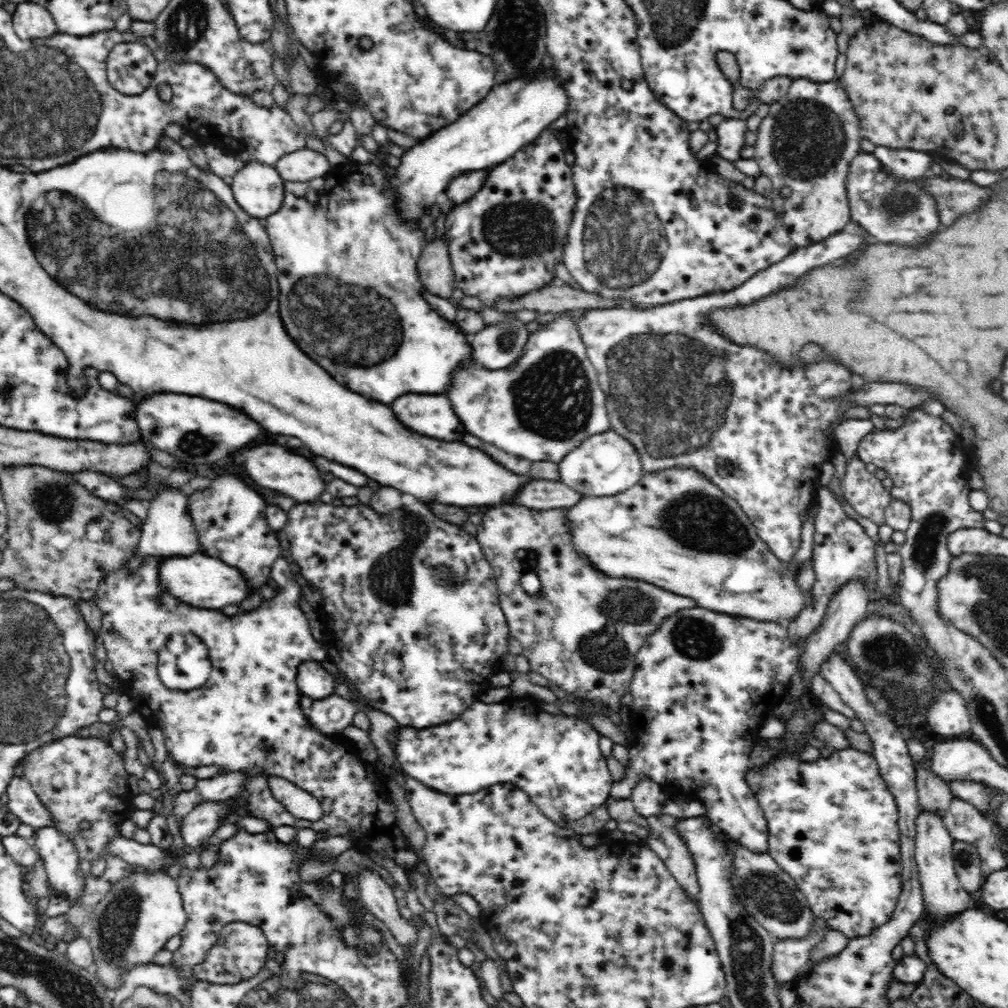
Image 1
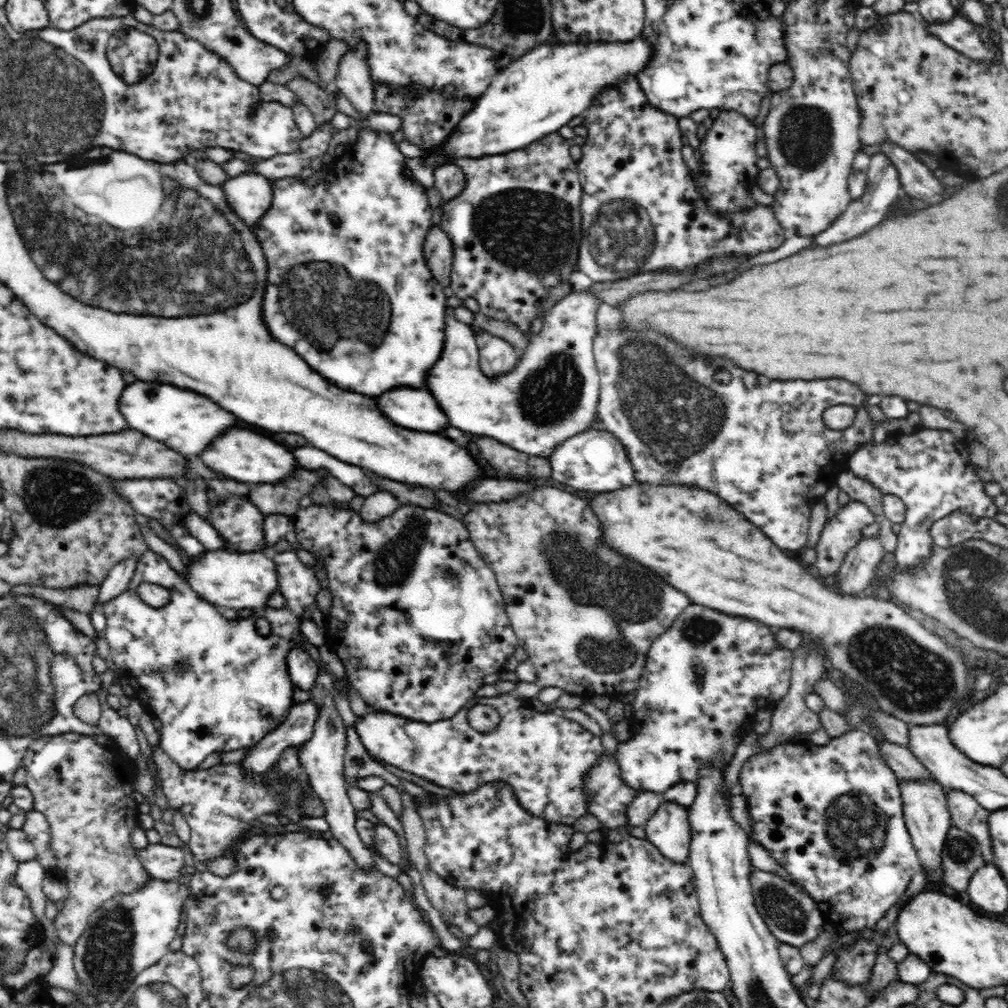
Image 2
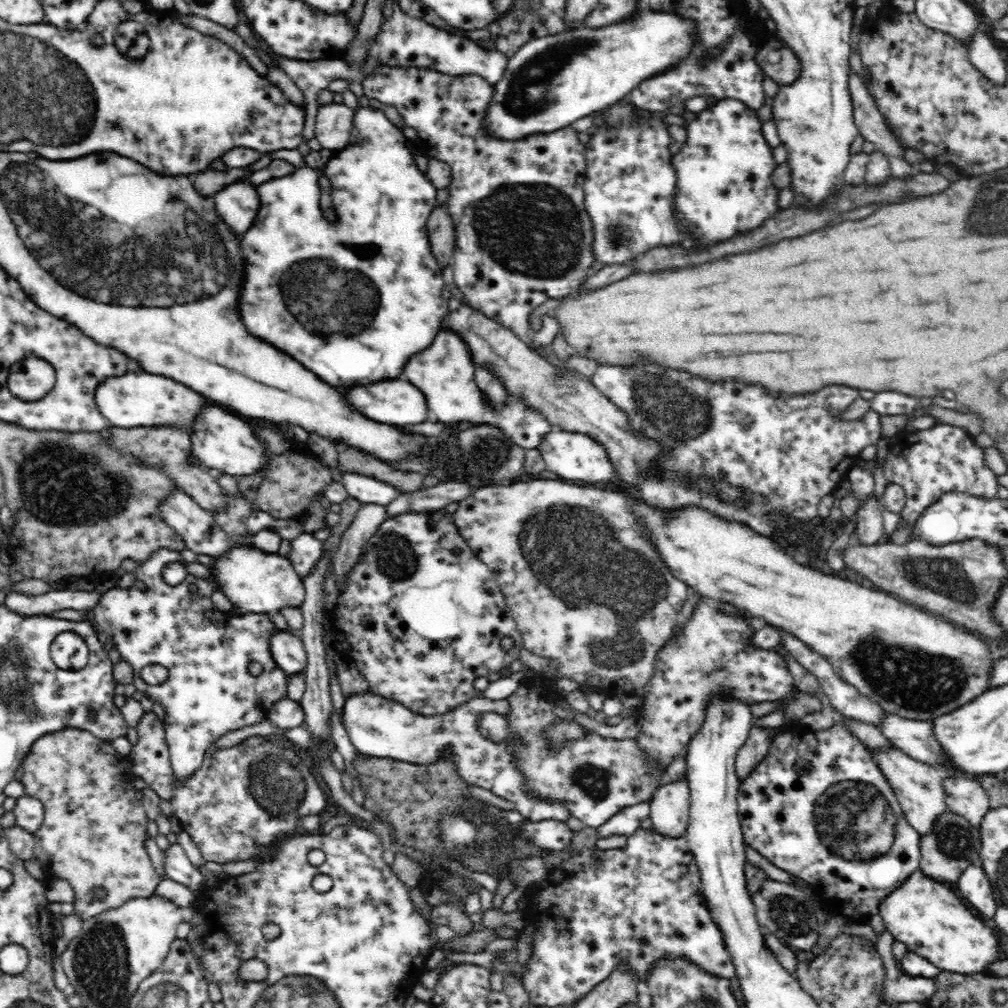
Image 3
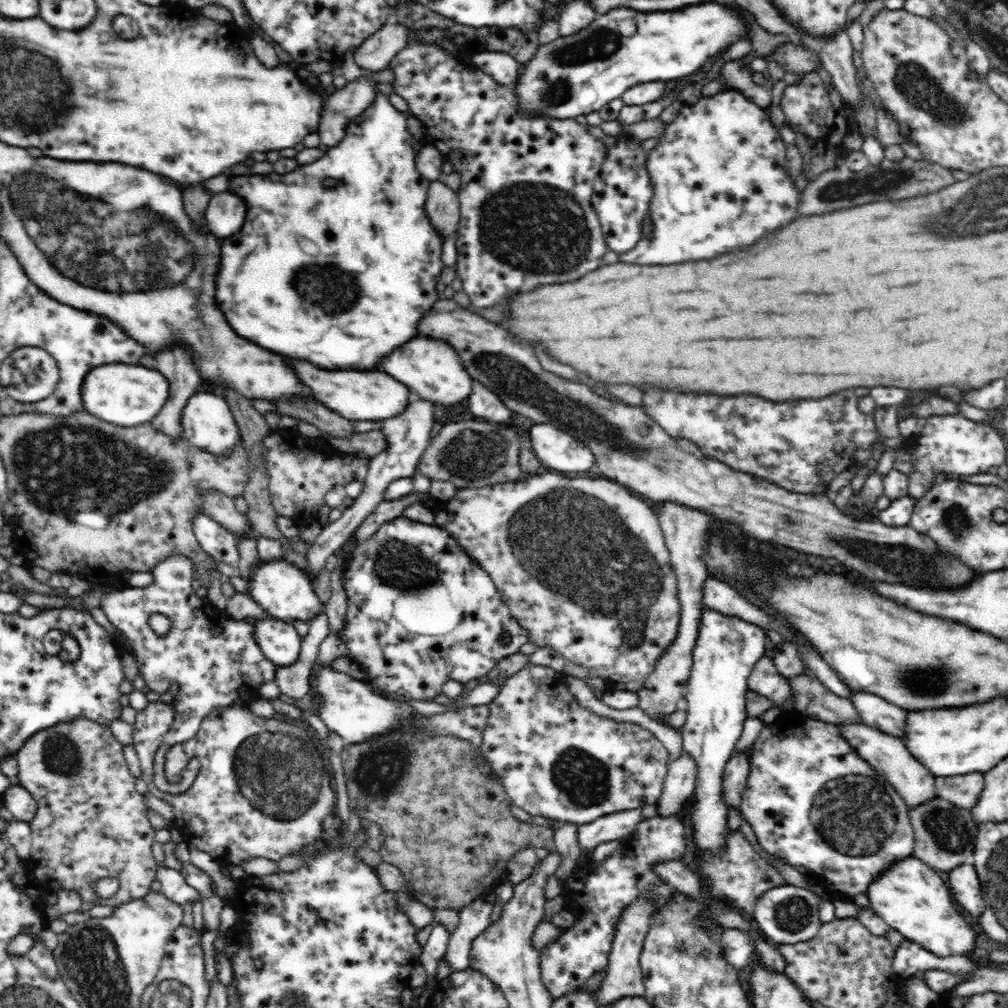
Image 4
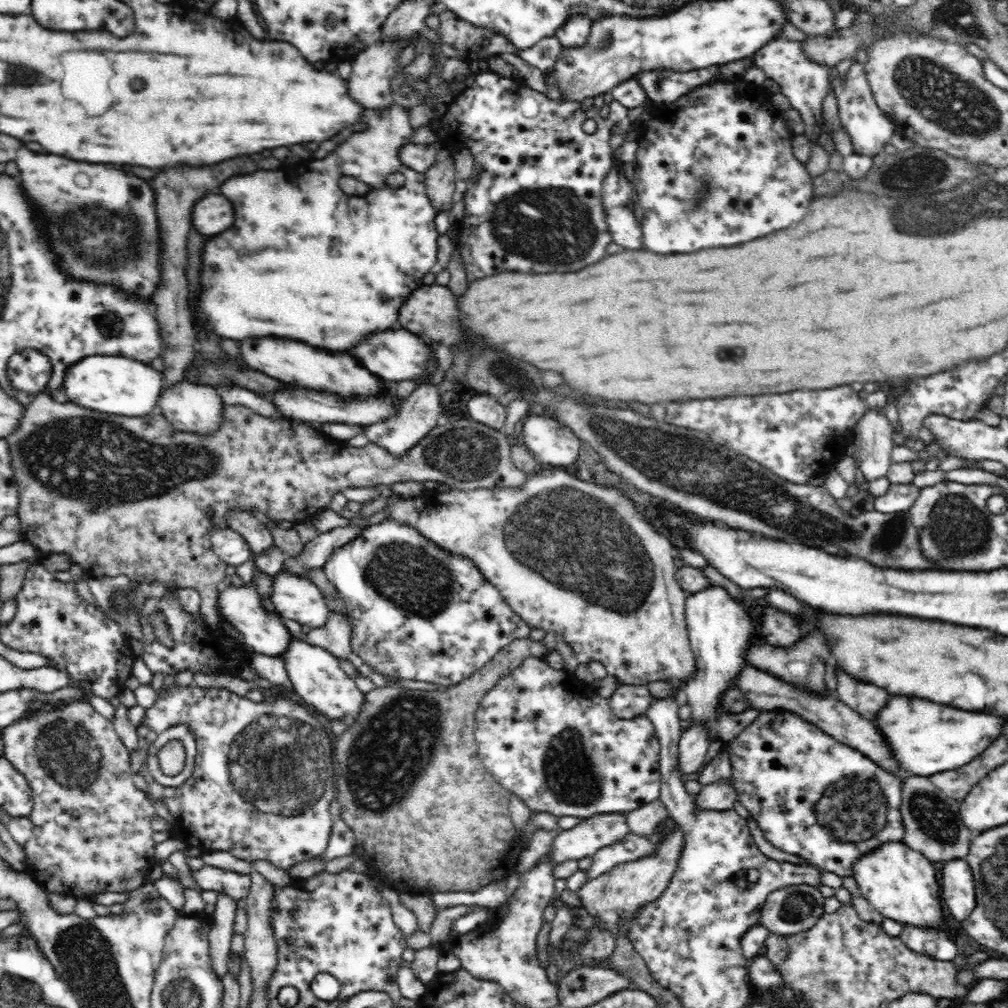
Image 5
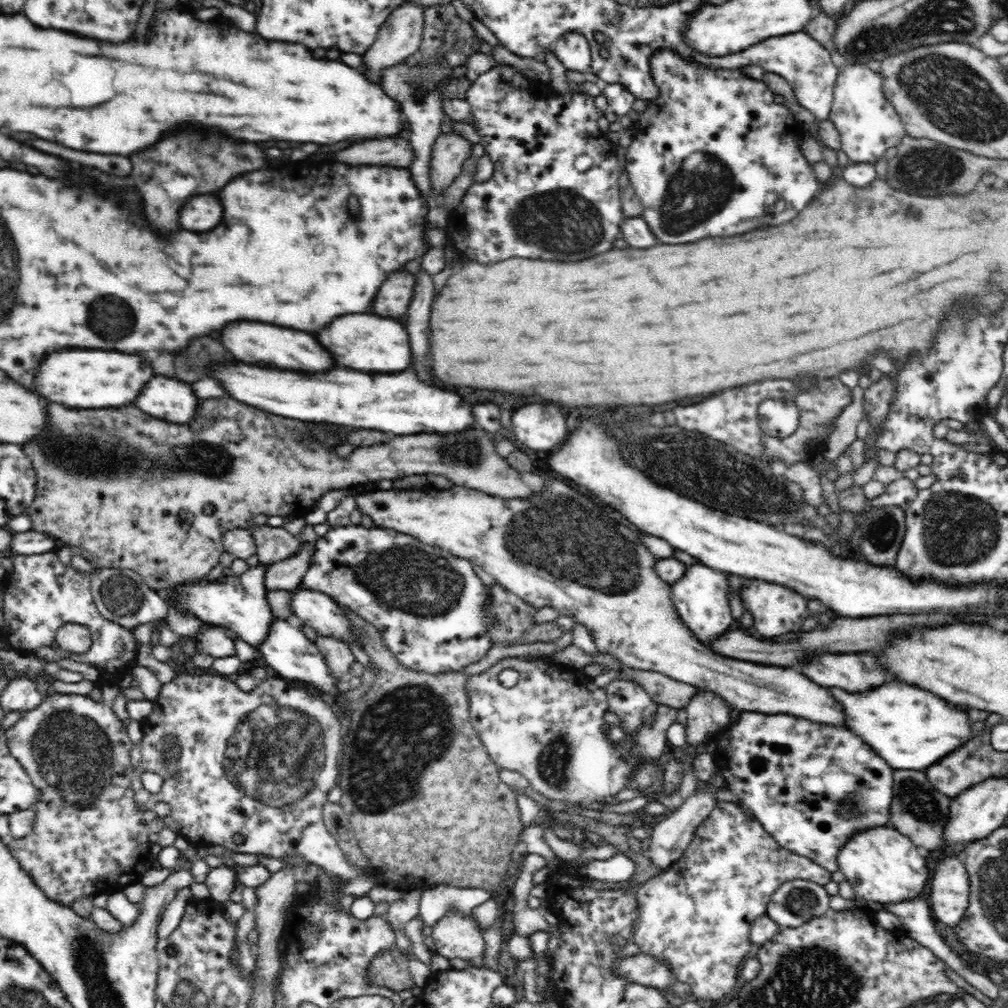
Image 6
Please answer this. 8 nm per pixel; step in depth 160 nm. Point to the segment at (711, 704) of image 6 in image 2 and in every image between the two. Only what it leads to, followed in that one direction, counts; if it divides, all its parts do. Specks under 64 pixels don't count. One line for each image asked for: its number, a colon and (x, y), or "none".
2: (669, 830)
3: (669, 807)
4: (679, 783)
5: (693, 744)

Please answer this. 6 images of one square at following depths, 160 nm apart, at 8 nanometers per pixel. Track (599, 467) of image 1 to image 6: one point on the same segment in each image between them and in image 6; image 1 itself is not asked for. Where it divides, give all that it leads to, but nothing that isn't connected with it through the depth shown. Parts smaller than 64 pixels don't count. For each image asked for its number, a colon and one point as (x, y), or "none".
2: (594, 461)
3: (573, 456)
4: (557, 449)
5: (550, 441)
6: (541, 428)

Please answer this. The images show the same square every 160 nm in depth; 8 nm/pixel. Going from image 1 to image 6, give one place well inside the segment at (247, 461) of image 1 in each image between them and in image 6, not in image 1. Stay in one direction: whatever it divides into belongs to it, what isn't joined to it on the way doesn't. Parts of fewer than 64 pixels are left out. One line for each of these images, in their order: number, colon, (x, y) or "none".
2: (237, 454)
3: (224, 444)
4: (208, 423)
5: (188, 406)
6: (167, 399)

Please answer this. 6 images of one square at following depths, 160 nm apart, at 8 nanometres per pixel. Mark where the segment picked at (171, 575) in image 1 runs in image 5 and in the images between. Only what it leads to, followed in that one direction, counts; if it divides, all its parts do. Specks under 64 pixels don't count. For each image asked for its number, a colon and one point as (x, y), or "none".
2: (226, 579)
3: (259, 582)
4: (283, 590)
5: (297, 598)

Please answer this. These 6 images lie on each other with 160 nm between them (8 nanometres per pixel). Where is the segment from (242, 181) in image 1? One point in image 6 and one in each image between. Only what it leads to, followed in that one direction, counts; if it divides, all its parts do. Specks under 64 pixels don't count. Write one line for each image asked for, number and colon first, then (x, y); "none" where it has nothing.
2: (250, 195)
3: (238, 204)
4: (225, 213)
5: (214, 214)
6: (200, 213)

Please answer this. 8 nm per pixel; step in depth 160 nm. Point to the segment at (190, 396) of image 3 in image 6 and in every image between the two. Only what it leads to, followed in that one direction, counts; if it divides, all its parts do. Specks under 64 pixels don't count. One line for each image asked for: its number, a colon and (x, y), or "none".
4: (123, 394)
5: (112, 384)
6: (78, 379)

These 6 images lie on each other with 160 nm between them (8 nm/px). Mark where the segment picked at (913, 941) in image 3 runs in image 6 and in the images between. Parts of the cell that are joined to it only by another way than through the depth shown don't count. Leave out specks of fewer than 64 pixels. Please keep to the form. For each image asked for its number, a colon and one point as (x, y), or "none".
4: (911, 898)
5: (901, 883)
6: (882, 865)

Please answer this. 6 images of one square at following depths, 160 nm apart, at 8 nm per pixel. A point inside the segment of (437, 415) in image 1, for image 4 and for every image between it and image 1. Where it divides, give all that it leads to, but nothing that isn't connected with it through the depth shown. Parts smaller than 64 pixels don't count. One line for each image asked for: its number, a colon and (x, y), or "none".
2: (416, 409)
3: (390, 402)
4: (373, 396)

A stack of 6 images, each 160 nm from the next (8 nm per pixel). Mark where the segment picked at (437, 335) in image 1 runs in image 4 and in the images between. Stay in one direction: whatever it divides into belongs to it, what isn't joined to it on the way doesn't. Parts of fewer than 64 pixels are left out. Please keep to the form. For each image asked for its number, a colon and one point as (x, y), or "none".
2: (384, 295)
3: (352, 326)
4: (358, 296)

